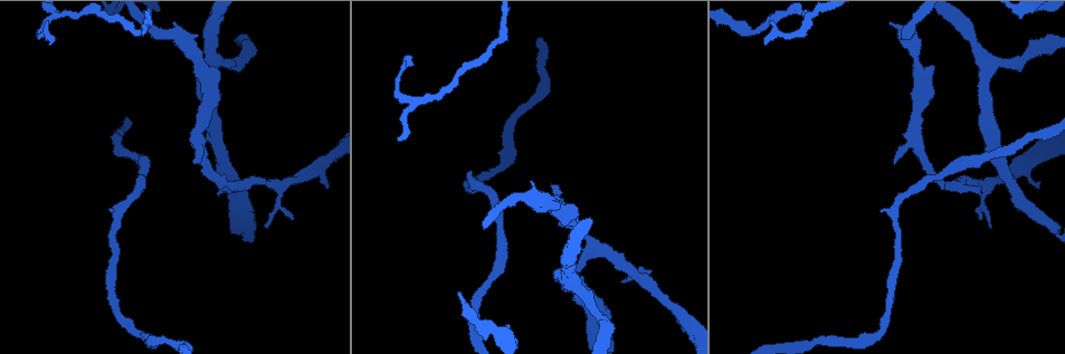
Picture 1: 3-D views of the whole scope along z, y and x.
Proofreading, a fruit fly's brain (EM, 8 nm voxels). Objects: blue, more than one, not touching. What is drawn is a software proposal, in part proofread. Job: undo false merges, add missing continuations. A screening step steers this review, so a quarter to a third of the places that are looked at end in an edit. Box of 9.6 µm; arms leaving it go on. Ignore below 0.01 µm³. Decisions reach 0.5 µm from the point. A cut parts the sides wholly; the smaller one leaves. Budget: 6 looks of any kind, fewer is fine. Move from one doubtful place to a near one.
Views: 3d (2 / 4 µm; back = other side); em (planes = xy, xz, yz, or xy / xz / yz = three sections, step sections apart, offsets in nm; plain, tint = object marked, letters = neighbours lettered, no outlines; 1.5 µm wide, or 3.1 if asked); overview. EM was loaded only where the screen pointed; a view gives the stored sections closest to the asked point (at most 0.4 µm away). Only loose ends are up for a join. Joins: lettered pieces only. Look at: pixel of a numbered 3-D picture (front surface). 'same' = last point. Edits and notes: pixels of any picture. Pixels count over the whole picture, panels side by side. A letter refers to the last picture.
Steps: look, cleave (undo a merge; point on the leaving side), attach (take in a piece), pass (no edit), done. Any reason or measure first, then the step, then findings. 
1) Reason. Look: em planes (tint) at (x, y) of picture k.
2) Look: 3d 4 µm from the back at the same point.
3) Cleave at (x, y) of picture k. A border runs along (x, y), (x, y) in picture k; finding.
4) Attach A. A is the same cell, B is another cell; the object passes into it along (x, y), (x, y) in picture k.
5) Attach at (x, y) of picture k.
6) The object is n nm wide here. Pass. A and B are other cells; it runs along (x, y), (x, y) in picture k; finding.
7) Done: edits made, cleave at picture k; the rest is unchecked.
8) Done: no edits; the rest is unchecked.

Branch stops here. Look: 3d 4 µm at (264, 224) of picture 1.

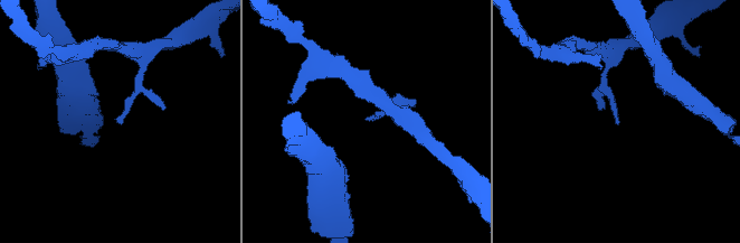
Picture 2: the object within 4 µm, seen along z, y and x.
Now the EM. Look: em xz step 4 (letters) at (615, 119) of picture 2.

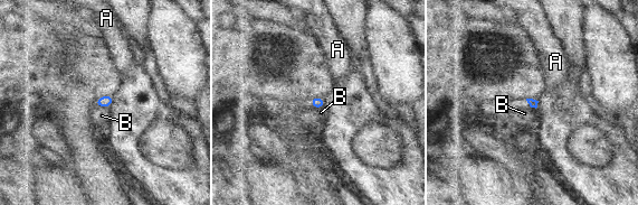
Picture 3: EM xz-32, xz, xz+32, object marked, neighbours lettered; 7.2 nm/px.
Look: em planes (letters) at the same point.

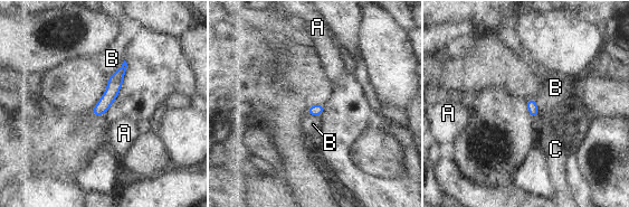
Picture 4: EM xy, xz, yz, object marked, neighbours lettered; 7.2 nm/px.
Pass. A, B and C are other cells; no lettered piece goes on from it.

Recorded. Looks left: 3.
Branch stops here. Look: em planes (letters) at (326, 186) of picture 1.

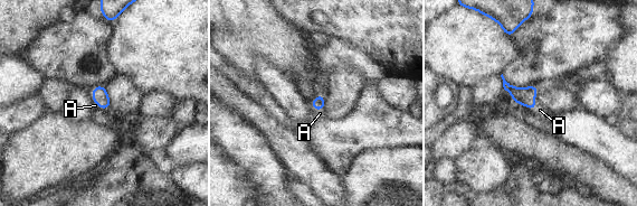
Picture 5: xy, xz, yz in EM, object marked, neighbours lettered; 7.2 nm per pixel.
Attach A. A is the same cell; the object passes into it along (525, 96), (535, 106), (540, 110) in picture 5; it goes on there.

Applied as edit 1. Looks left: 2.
Look: overview.

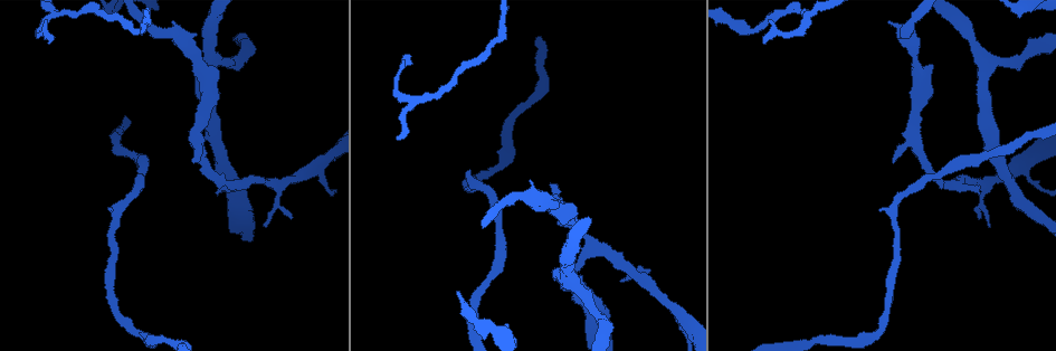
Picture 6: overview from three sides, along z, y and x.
Branch stops here. Look: em planes (letters) at (406, 57) of picture 6.

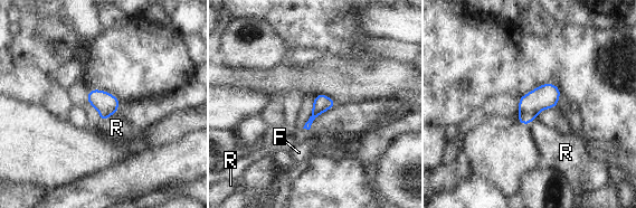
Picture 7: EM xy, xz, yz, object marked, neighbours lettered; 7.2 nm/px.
The object is 120 nm wide here. Pass. F and R are other cells; a border runs along (116, 111), (100, 122) in picture 7; no lettered piece goes on from it.

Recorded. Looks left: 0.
Done: edits made, attach at picture 5; the rest is unchecked.

